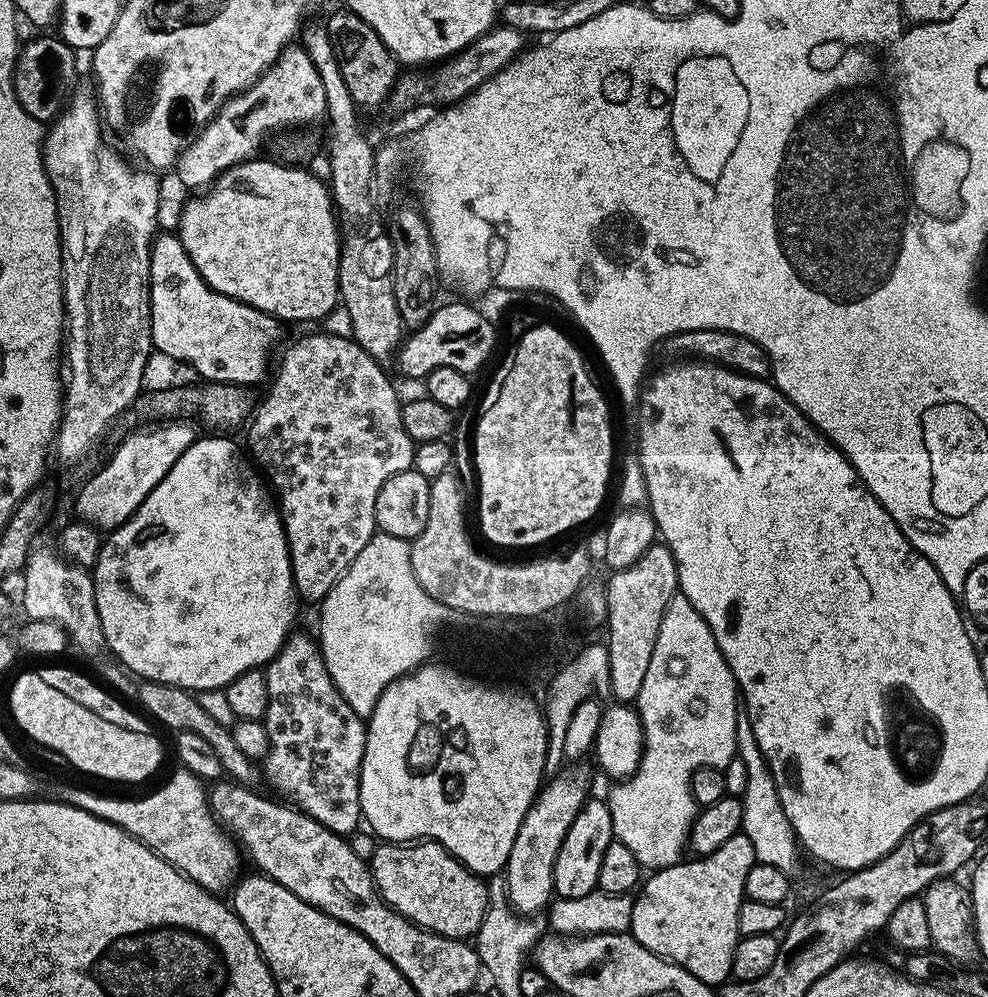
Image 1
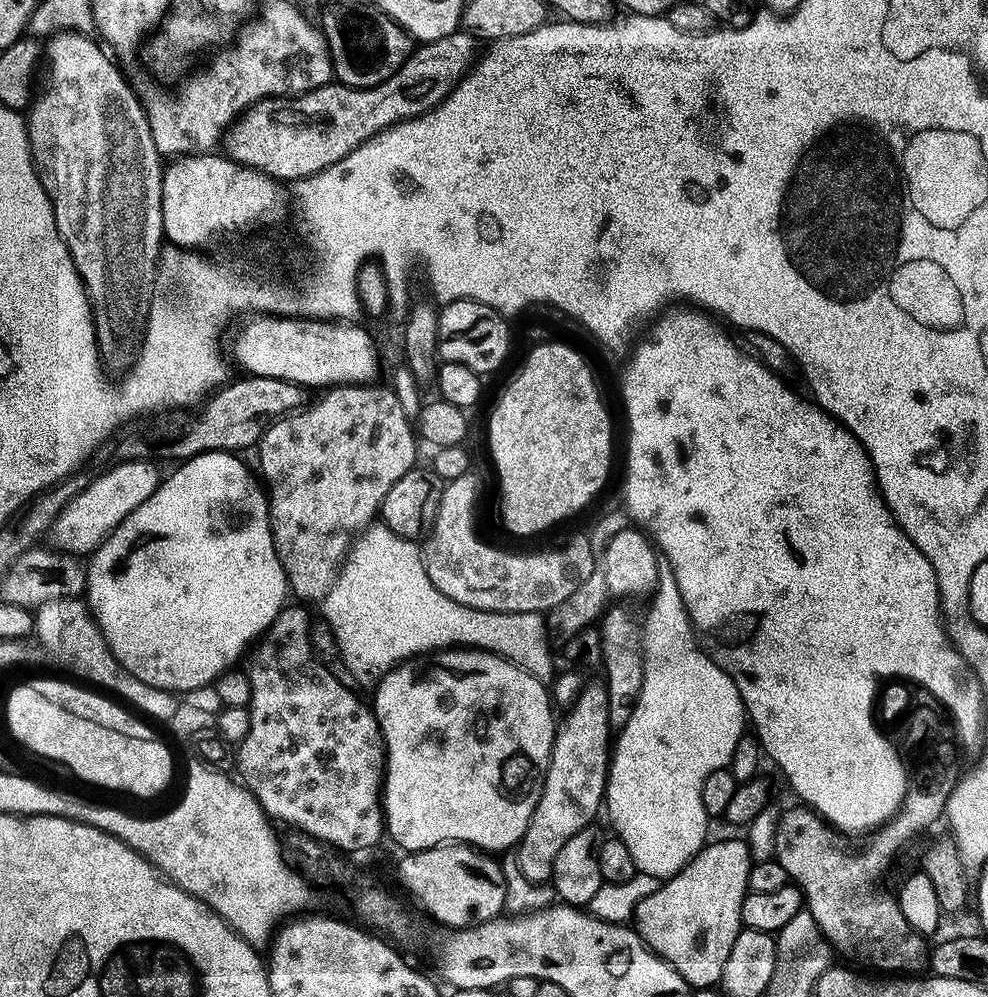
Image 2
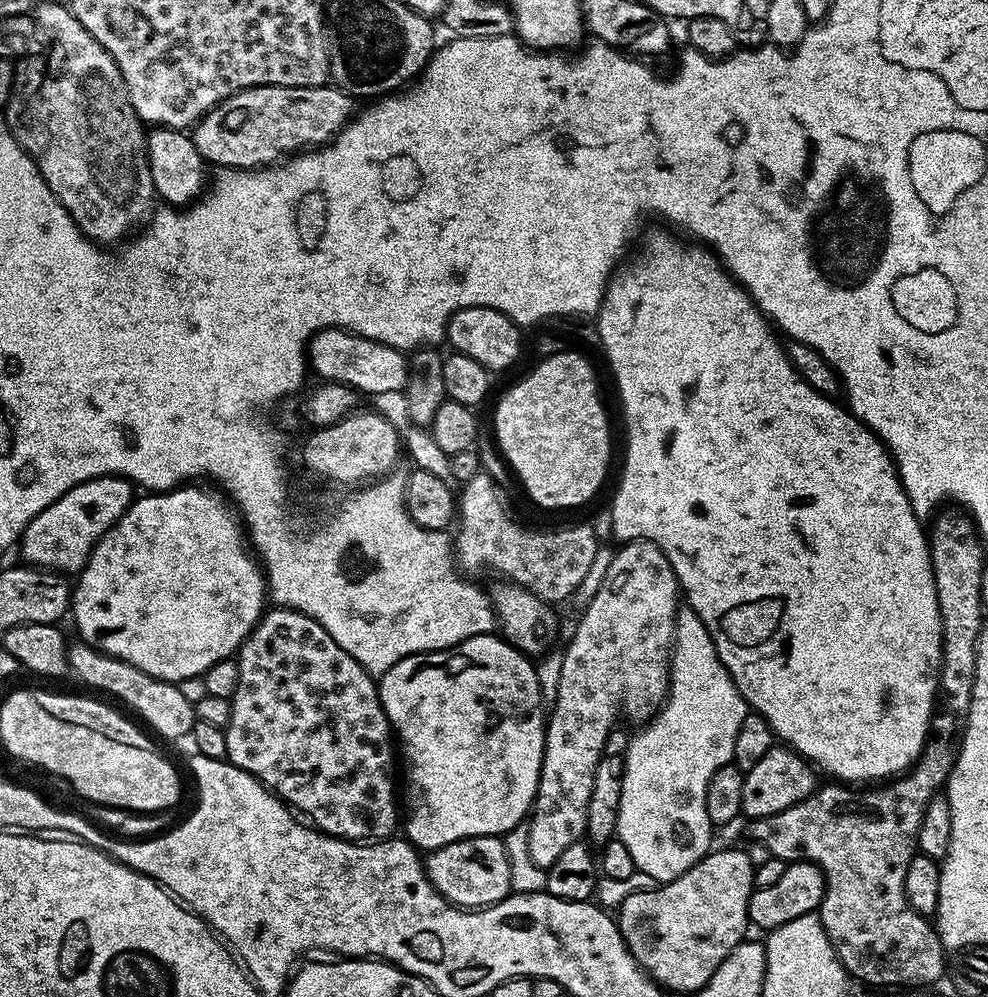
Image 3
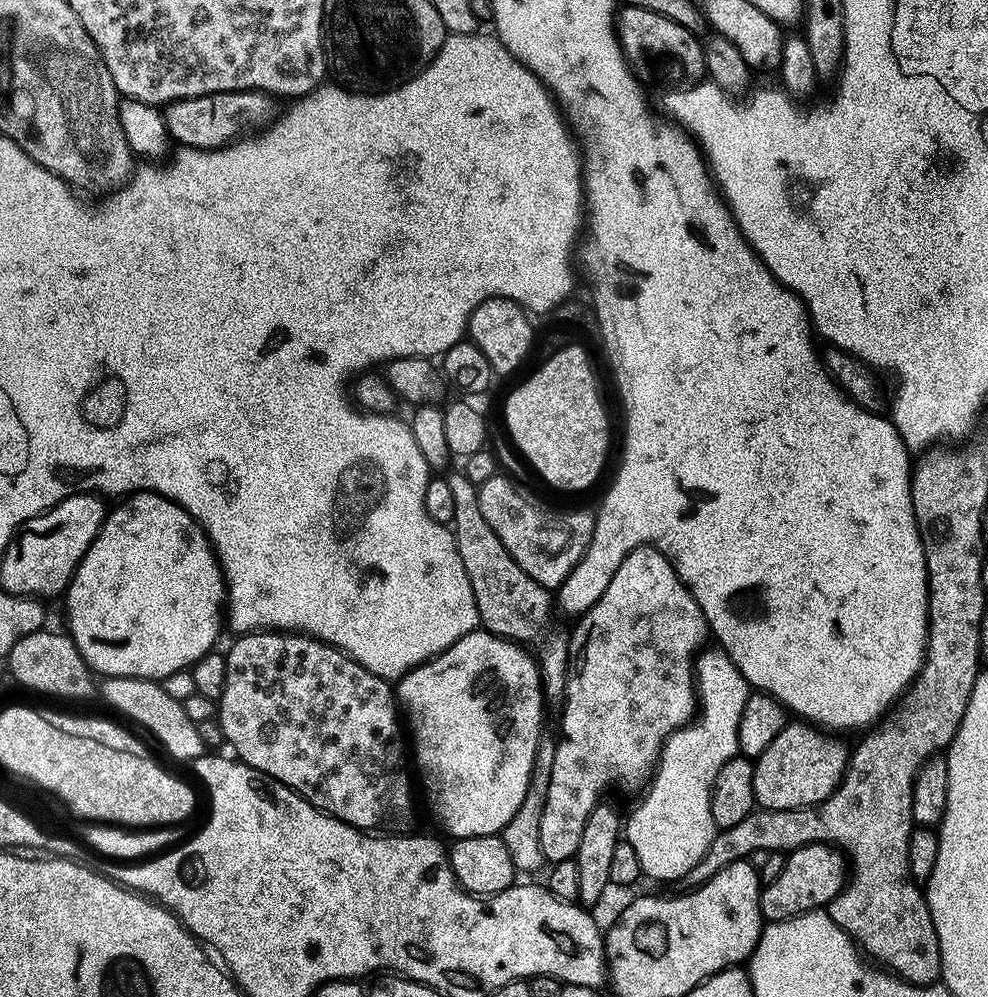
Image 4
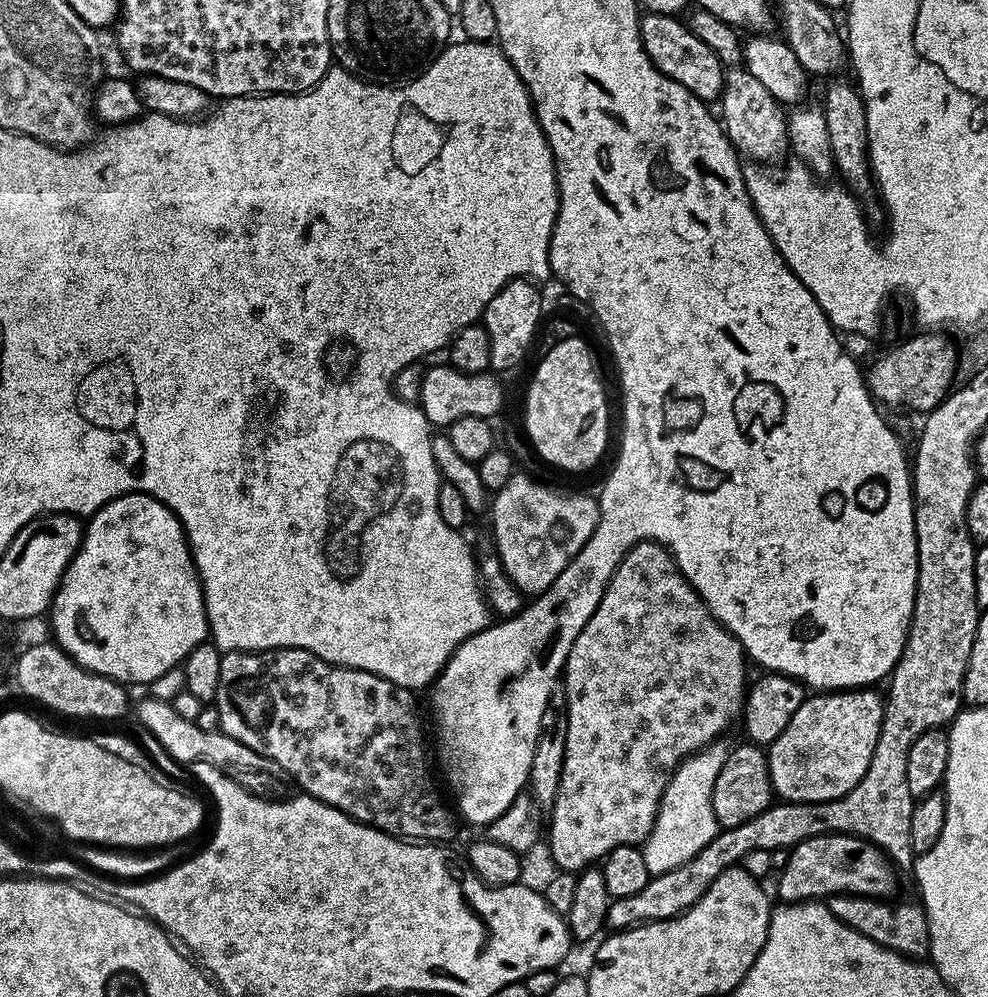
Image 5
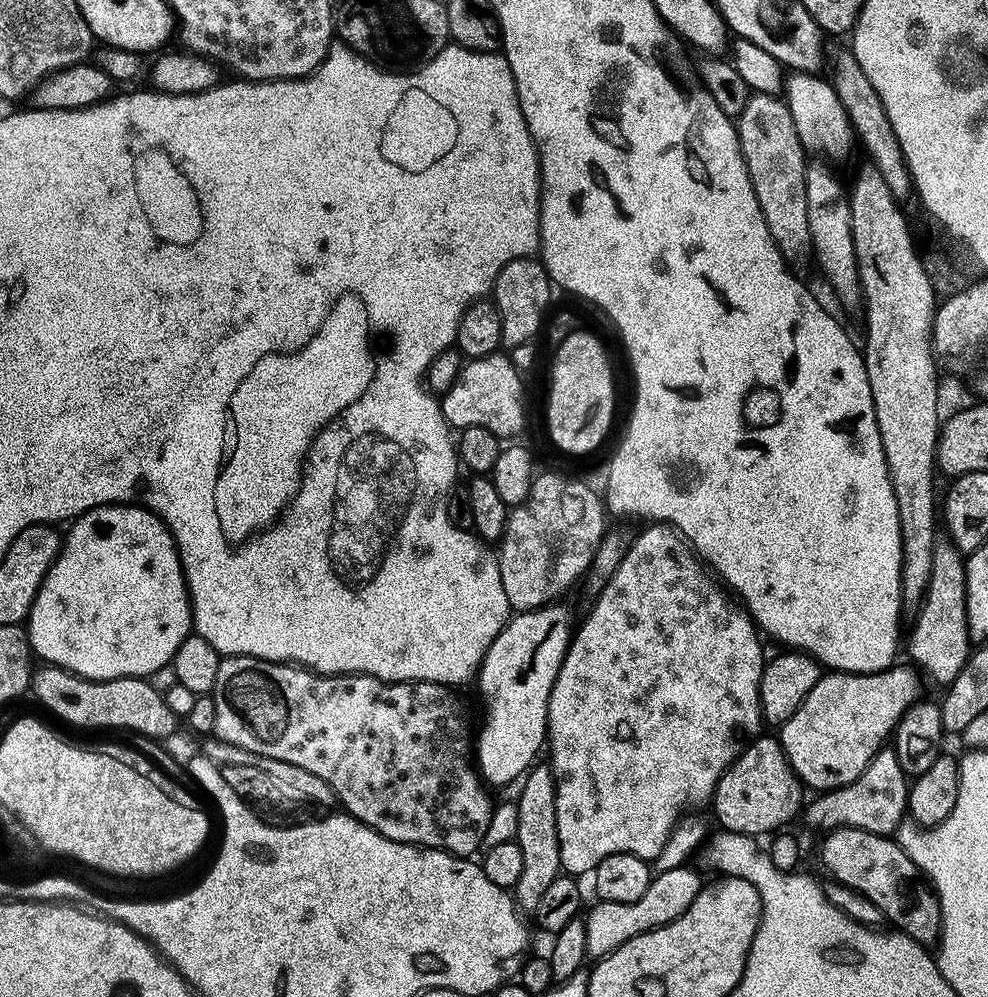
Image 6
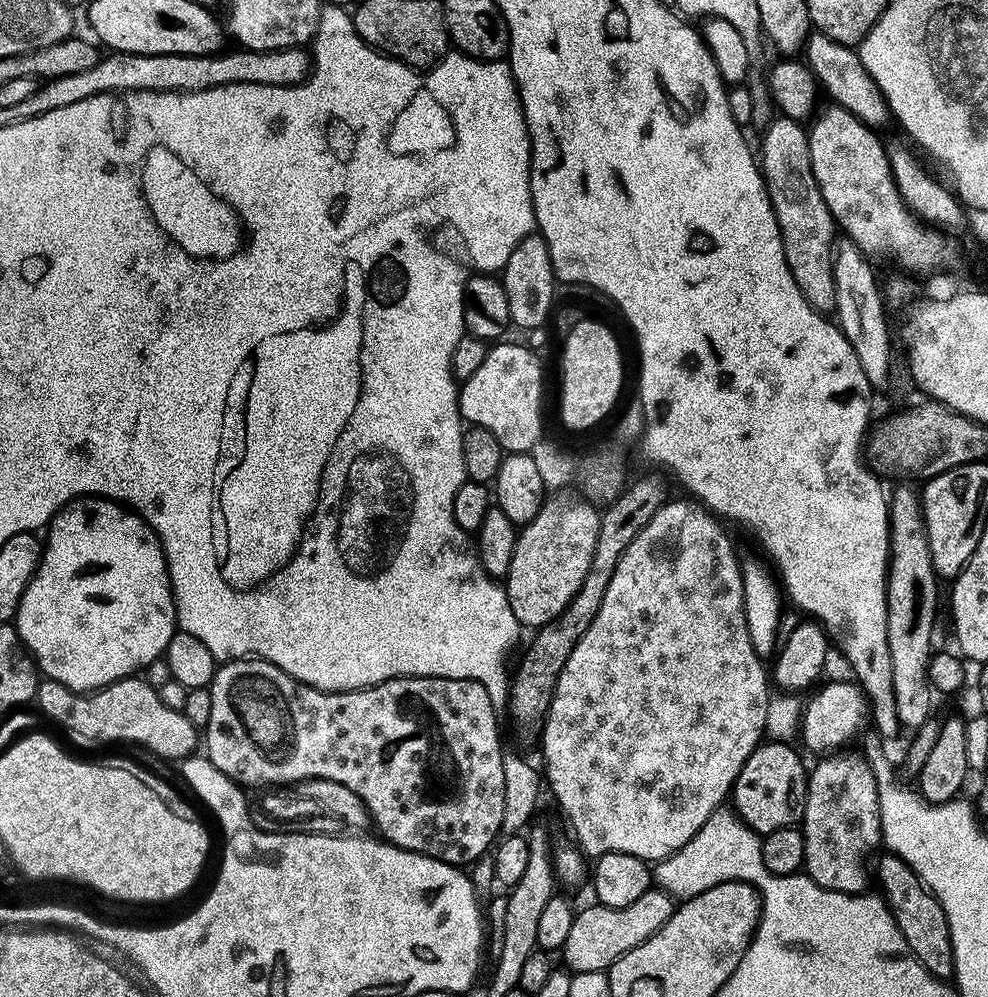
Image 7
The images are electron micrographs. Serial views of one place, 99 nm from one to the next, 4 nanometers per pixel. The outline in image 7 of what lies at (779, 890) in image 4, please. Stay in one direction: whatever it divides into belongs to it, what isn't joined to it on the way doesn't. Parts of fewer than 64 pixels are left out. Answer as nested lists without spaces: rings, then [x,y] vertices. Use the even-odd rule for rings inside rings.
[[[884,854],[876,872],[874,868],[874,876],[875,879],[876,876],[880,879],[880,884],[884,887],[883,899],[892,909],[892,914],[896,917],[896,922],[899,924],[915,960],[927,972],[934,974],[940,980],[951,981],[956,975],[956,963],[950,938],[950,926],[942,906],[936,901],[936,895],[929,892],[910,865],[895,854]]]

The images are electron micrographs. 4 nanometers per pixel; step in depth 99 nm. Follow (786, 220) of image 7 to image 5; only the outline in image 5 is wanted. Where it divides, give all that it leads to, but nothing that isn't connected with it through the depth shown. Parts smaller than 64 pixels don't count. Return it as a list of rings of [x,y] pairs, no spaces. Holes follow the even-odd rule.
[[[732,66],[724,73],[724,91],[718,101],[720,107],[719,115],[722,117],[724,131],[728,133],[728,138],[732,142],[732,147],[737,153],[749,156],[749,161],[759,162],[768,166],[771,160],[785,159],[785,154],[789,151],[788,142],[788,122],[785,109],[779,100],[774,99],[770,90],[754,78],[747,68],[743,66]]]

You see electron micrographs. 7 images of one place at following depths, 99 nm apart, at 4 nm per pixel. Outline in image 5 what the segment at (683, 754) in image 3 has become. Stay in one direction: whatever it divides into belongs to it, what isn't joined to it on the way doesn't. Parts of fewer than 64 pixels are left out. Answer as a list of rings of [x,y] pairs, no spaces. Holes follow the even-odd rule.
[[[724,742],[707,744],[688,756],[669,776],[652,832],[642,845],[646,870],[652,876],[674,870],[674,866],[682,866],[682,862],[690,862],[706,842],[716,837],[718,825],[712,805],[714,778],[718,778],[718,770],[722,770],[722,762],[726,762],[729,751],[729,745],[724,745]]]

